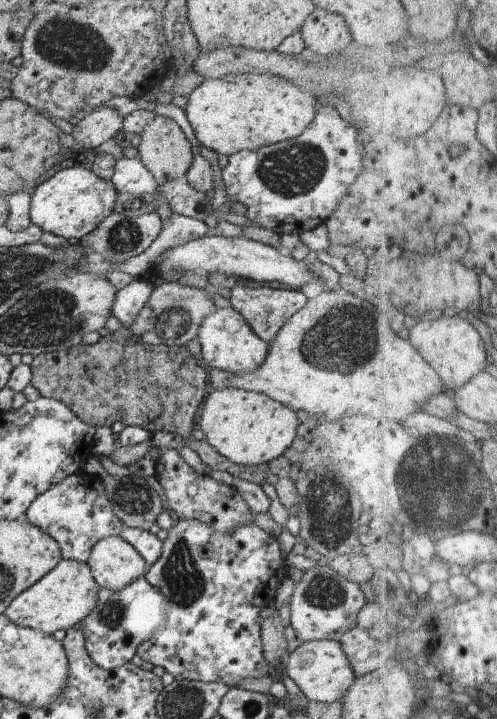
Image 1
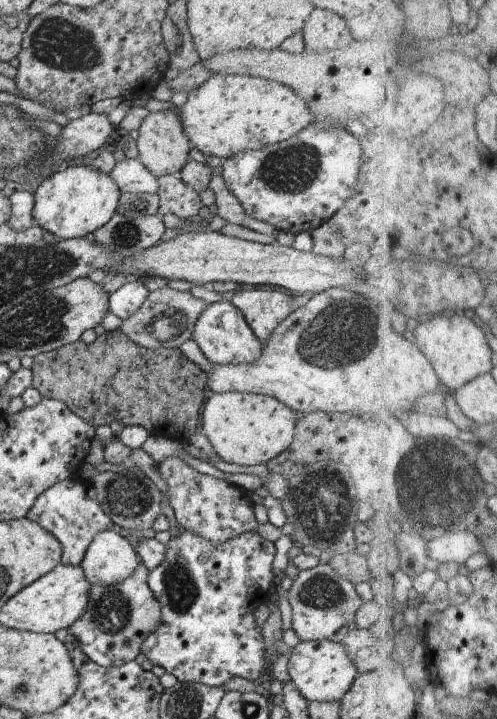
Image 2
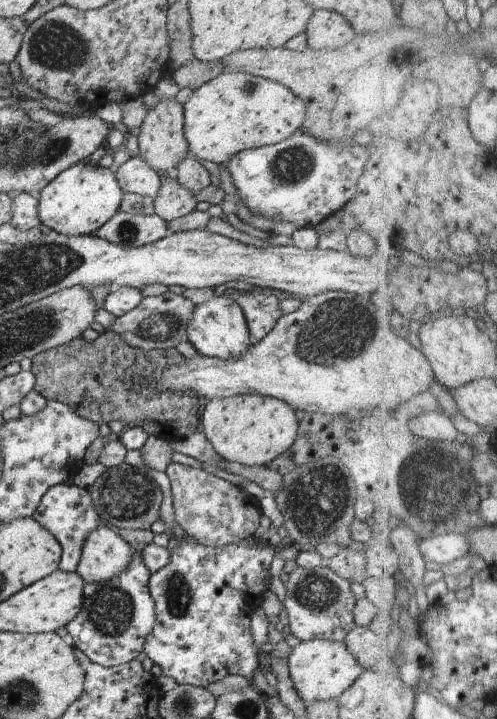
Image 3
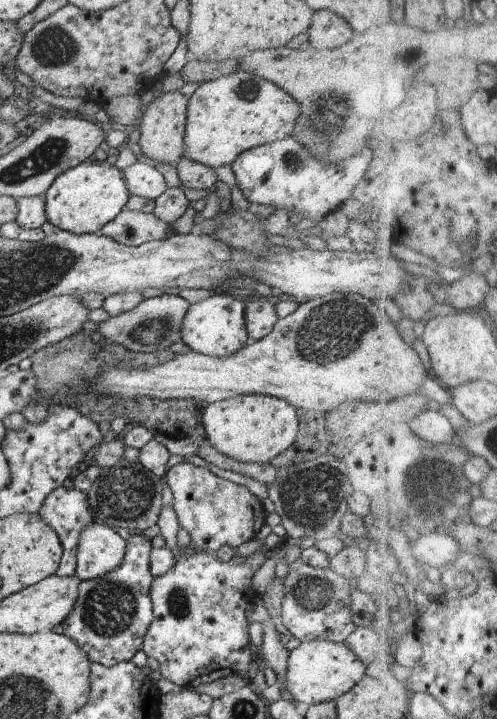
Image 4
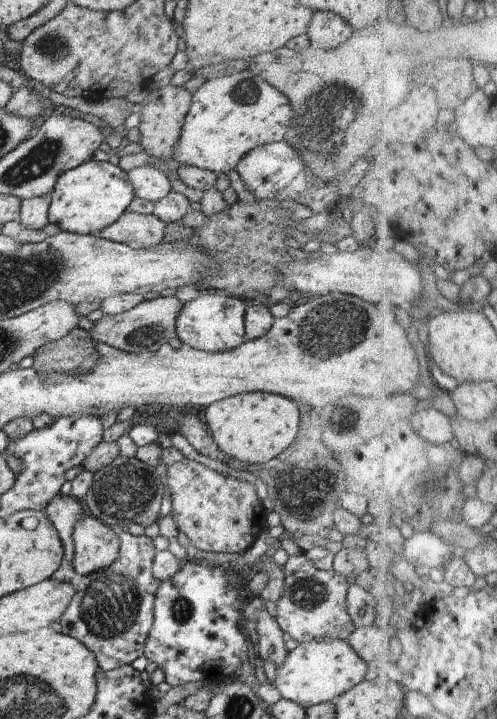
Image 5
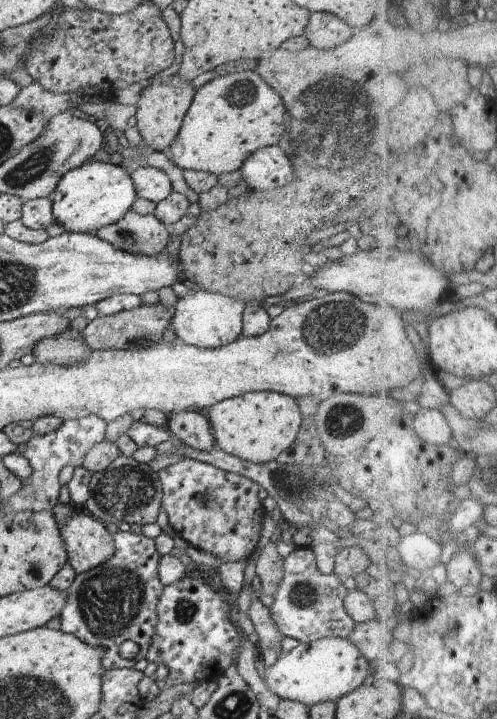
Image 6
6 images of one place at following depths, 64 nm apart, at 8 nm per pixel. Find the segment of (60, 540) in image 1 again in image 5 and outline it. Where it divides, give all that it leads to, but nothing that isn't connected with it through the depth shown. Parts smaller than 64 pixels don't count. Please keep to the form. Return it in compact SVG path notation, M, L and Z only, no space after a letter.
M58 492L44 508L44 514L54 524L64 545L64 558L60 568L51 576L54 582L71 582L75 577L74 558L74 526L88 514L88 501L80 501L76 496L63 495Z

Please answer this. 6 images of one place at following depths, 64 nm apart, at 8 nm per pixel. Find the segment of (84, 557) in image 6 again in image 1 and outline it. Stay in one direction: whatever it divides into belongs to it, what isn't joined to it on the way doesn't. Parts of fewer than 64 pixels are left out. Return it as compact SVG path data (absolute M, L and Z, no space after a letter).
M107 536L92 548L87 564L96 584L117 593L148 572L146 560L121 536Z

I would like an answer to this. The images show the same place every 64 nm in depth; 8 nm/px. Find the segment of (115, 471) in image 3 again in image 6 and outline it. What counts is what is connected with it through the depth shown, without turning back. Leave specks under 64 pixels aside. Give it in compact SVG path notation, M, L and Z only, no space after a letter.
M121 454L106 468L93 473L90 481L90 504L85 511L101 517L105 522L126 521L128 524L150 524L156 522L161 511L162 486L156 471L148 463L136 462L134 458Z

